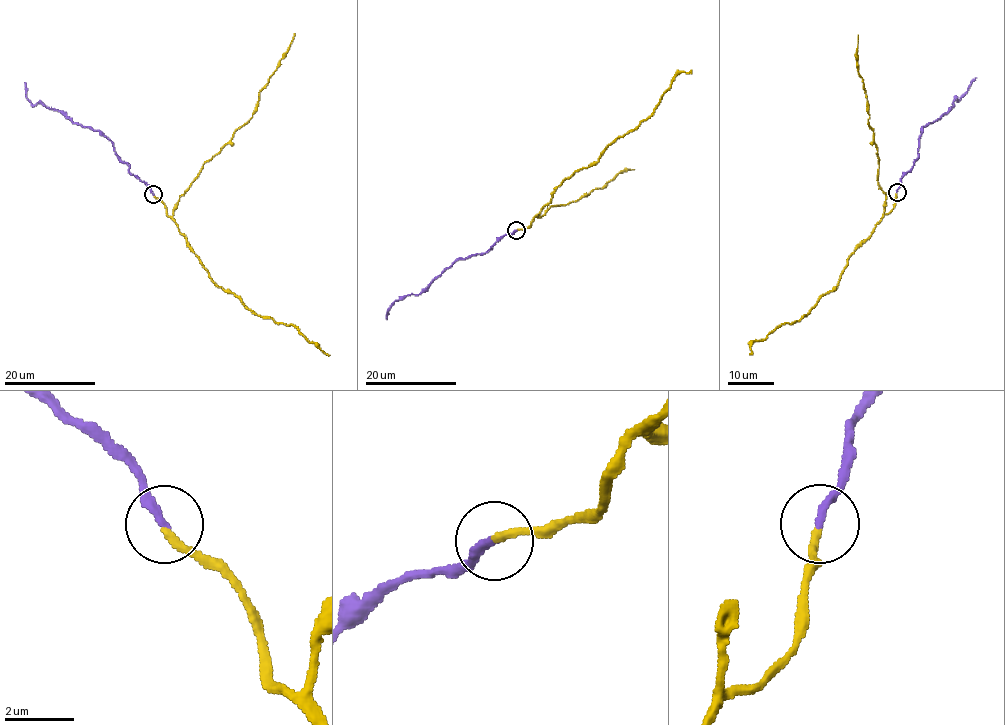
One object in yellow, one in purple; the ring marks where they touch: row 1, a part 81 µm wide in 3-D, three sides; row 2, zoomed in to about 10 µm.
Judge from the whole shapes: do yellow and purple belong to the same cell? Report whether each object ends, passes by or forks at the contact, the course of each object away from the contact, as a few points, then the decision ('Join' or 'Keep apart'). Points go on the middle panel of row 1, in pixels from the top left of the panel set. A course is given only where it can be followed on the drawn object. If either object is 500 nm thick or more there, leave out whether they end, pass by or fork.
At the ring yellow ends. At the ring purple ends. Course of yellow: (517, 230), (530, 226), (565, 180), (594, 164), (601, 152), (651, 114), (674, 77), (691, 70). Course of purple: (517, 230), (504, 235), (485, 253), (460, 258), (418, 294), (408, 294), (394, 302), (387, 320). Join

